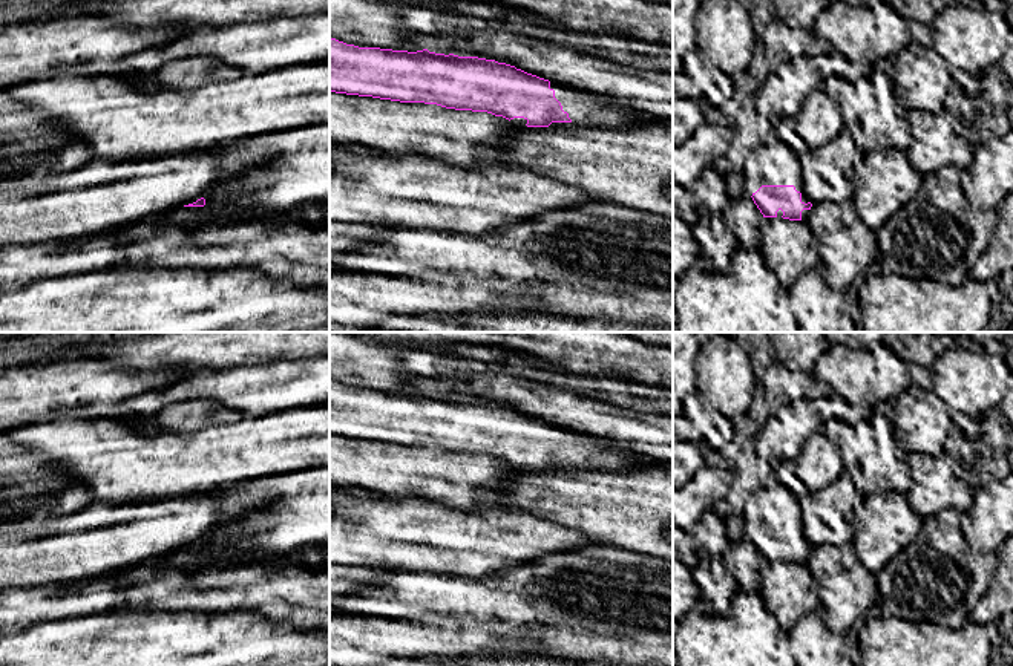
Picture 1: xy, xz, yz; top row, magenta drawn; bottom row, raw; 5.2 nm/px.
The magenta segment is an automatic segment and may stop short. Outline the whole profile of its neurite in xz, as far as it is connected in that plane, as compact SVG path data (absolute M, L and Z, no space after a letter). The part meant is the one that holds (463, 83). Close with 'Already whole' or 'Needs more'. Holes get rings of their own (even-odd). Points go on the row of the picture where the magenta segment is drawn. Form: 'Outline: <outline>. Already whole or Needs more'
Outline: M329 37L329 92L487 112L516 127L634 130L654 121L630 101L478 57L359 47Z. Needs more

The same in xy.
Outline: M329 147L274 152L268 162L222 178L205 198L184 207L273 214L320 202L329 204Z. Needs more

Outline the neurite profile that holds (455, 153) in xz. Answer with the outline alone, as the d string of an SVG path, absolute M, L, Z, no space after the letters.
M329 92L329 142L337 145L392 155L425 155L449 165L475 168L486 162L478 155L481 142L509 139L516 130L509 119L487 112Z

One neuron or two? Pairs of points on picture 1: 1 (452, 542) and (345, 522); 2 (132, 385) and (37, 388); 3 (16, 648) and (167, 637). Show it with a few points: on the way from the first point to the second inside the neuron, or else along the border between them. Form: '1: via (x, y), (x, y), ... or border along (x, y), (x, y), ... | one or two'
1: via (426, 536), (371, 530) | one
2: via (109, 385), (60, 385) | one
3: via (54, 649), (129, 649) | one

